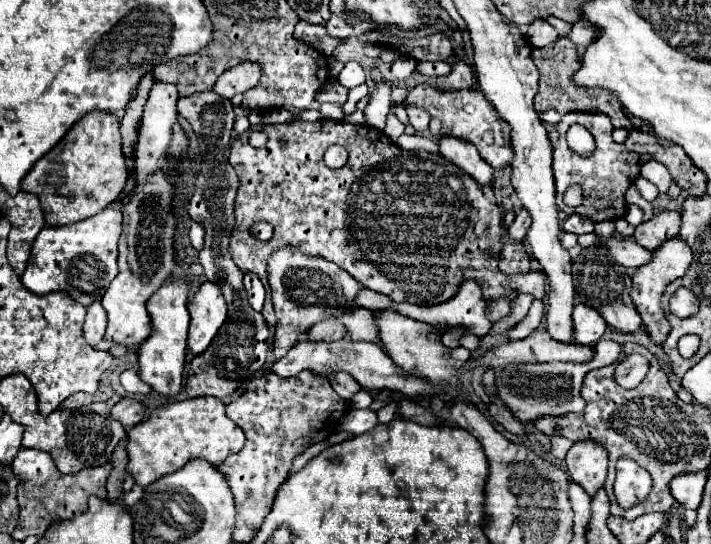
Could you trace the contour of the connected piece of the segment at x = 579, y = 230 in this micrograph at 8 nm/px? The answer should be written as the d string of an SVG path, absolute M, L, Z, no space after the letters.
M572 214L568 216L568 220L564 222L564 230L566 232L574 232L574 234L586 234L586 232L594 232L594 224L590 218L580 216L580 214Z

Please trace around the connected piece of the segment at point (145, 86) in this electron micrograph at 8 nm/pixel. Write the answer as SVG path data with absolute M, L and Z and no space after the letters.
M152 74L144 76L144 80L140 80L140 90L132 98L132 102L128 104L126 114L122 118L122 124L120 124L120 130L122 130L122 148L124 148L124 154L128 158L132 156L132 144L136 142L136 128L138 128L140 114L142 114L142 108L144 108L144 102L148 98L148 92L150 92L152 84L154 84Z

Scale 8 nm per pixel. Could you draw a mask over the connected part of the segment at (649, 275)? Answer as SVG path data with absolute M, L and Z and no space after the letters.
M676 236L676 238L666 240L656 250L652 250L652 260L648 264L636 268L636 274L632 276L632 300L634 300L634 306L640 312L642 322L644 322L648 334L652 336L652 340L656 344L662 344L664 336L668 334L668 320L666 320L666 314L664 314L664 310L660 306L660 298L664 294L664 288L666 288L668 282L672 282L676 278L682 278L686 274L686 270L692 264L692 256L694 254L690 250L690 246L680 236Z

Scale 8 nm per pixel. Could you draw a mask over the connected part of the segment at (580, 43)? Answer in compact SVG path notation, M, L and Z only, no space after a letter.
M578 22L572 24L570 34L568 34L566 38L576 44L579 60L582 60L583 54L588 47L588 40L590 40L592 36L596 36L596 34L594 34L590 28L584 28L584 24L578 24Z

